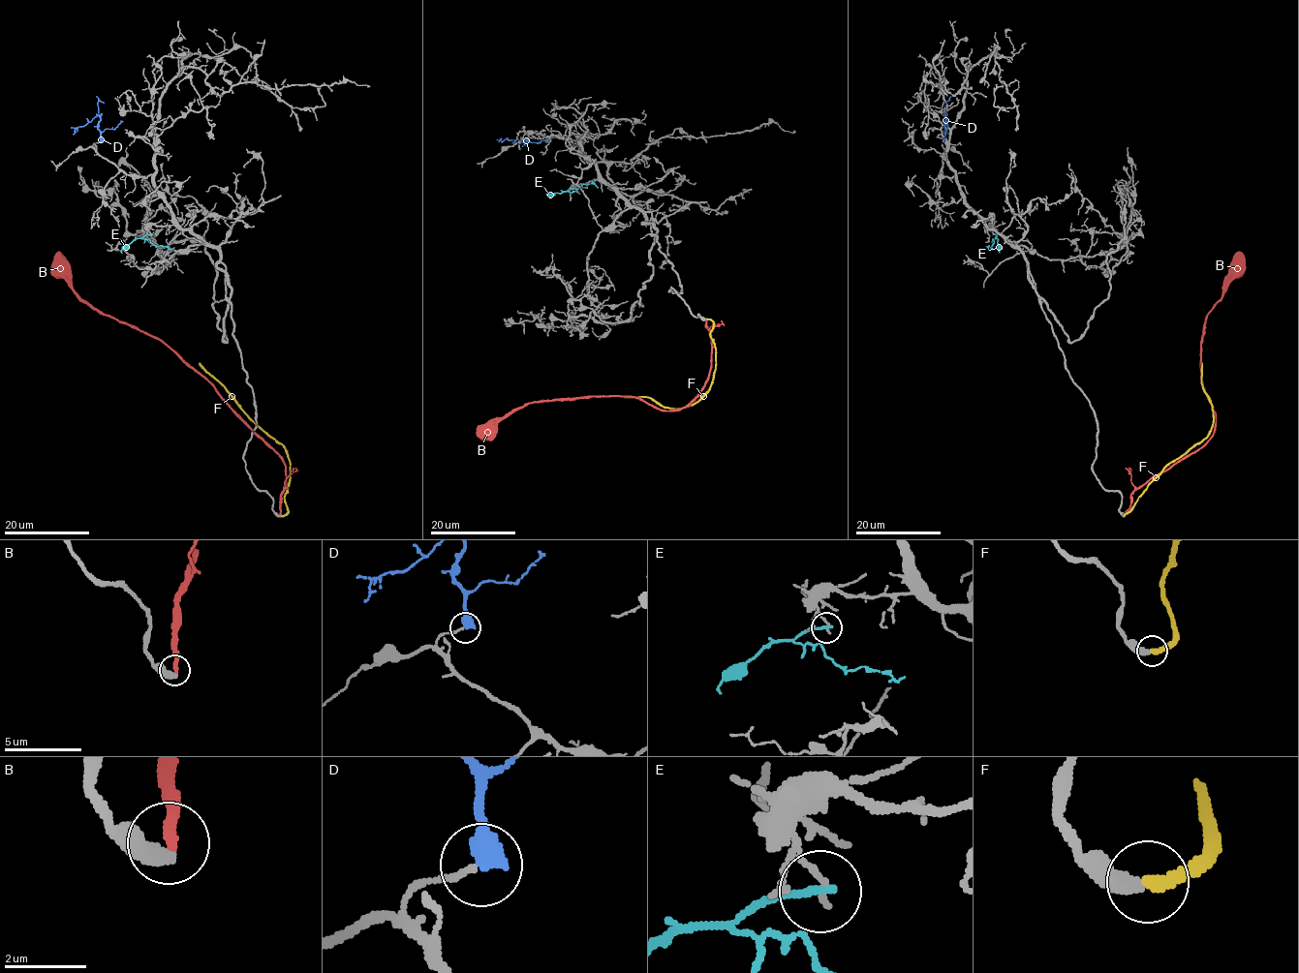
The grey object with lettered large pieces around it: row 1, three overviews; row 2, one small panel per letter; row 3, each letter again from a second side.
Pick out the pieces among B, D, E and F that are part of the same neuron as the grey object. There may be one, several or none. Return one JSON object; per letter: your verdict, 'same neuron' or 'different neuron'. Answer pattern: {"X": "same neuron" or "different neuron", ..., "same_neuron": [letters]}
{"B": "different neuron", "D": "different neuron", "E": "different neuron", "F": "same neuron", "same_neuron": ["F"]}

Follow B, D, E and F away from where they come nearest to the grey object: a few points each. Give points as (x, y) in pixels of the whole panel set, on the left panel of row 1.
B: (280, 514), (286, 479), (283, 459), (208, 381), (163, 343), (88, 305), (74, 289), (66, 261), (57, 251)
D: (100, 141), (98, 116), (77, 127), (73, 134)
E: (150, 234), (142, 237), (156, 247), (171, 248)
F: (281, 515), (287, 512), (285, 496), (290, 477), (287, 452), (199, 363)

